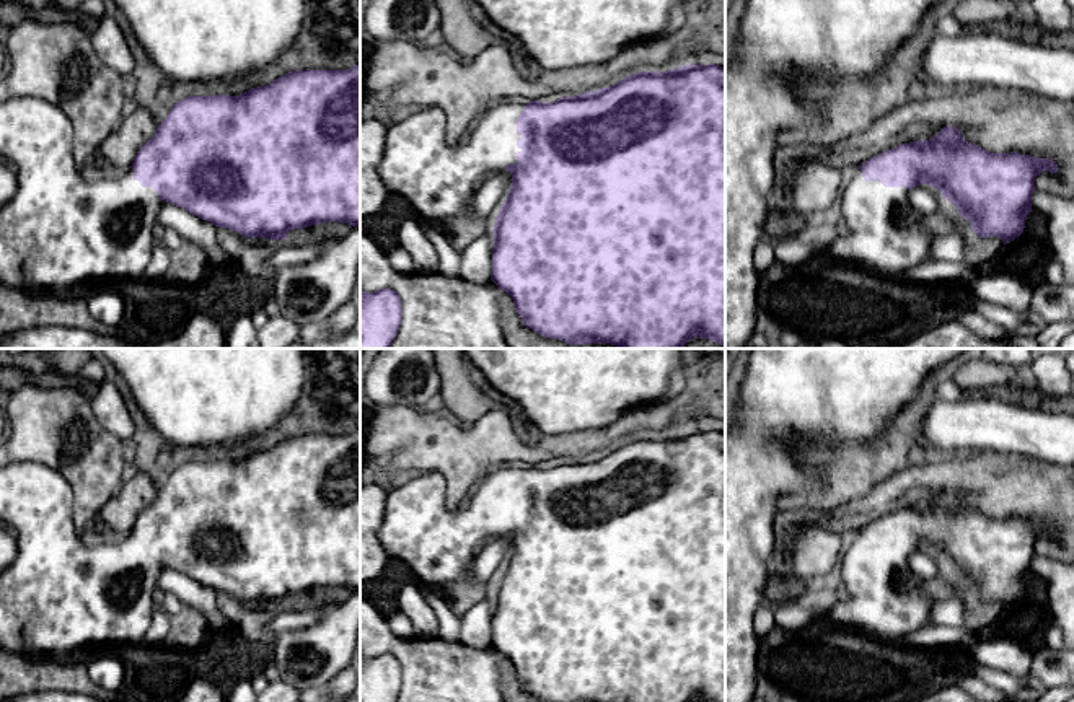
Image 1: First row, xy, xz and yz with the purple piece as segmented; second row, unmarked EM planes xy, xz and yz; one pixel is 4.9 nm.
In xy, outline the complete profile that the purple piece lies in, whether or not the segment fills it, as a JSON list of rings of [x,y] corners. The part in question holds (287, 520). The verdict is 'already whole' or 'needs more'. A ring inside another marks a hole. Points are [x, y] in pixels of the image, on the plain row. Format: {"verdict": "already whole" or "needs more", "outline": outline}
{"verdict": "needs more", "outline": [[[360,430],[347,435],[297,435],[288,437],[271,450],[251,453],[240,461],[187,461],[178,466],[166,484],[158,489],[155,500],[137,516],[134,528],[122,537],[112,537],[101,544],[86,542],[73,521],[73,490],[62,474],[36,463],[13,463],[0,469],[0,523],[7,524],[18,541],[18,554],[13,564],[0,572],[0,648],[10,653],[31,656],[64,658],[68,652],[85,645],[124,647],[143,642],[152,614],[158,606],[158,577],[169,567],[186,577],[228,593],[246,603],[285,604],[295,593],[306,593],[328,586],[360,590]]]}

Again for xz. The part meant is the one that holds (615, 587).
{"verdict": "needs more", "outline": [[[691,428],[667,437],[624,441],[613,451],[554,467],[500,466],[486,474],[458,507],[448,505],[448,484],[437,471],[422,471],[388,492],[378,541],[388,559],[403,560],[419,585],[455,593],[476,555],[497,537],[510,536],[512,551],[495,581],[491,645],[513,665],[522,687],[543,702],[725,702],[725,433]]]}

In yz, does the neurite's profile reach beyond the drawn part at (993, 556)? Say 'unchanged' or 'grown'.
grown

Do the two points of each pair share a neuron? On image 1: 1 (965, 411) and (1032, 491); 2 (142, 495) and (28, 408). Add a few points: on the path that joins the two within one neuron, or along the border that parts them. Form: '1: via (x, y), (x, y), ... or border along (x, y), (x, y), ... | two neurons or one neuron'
1: border along (960, 453), (999, 450), (1022, 453), (1035, 460) | two neurons
2: border along (123, 481), (100, 513) | two neurons

